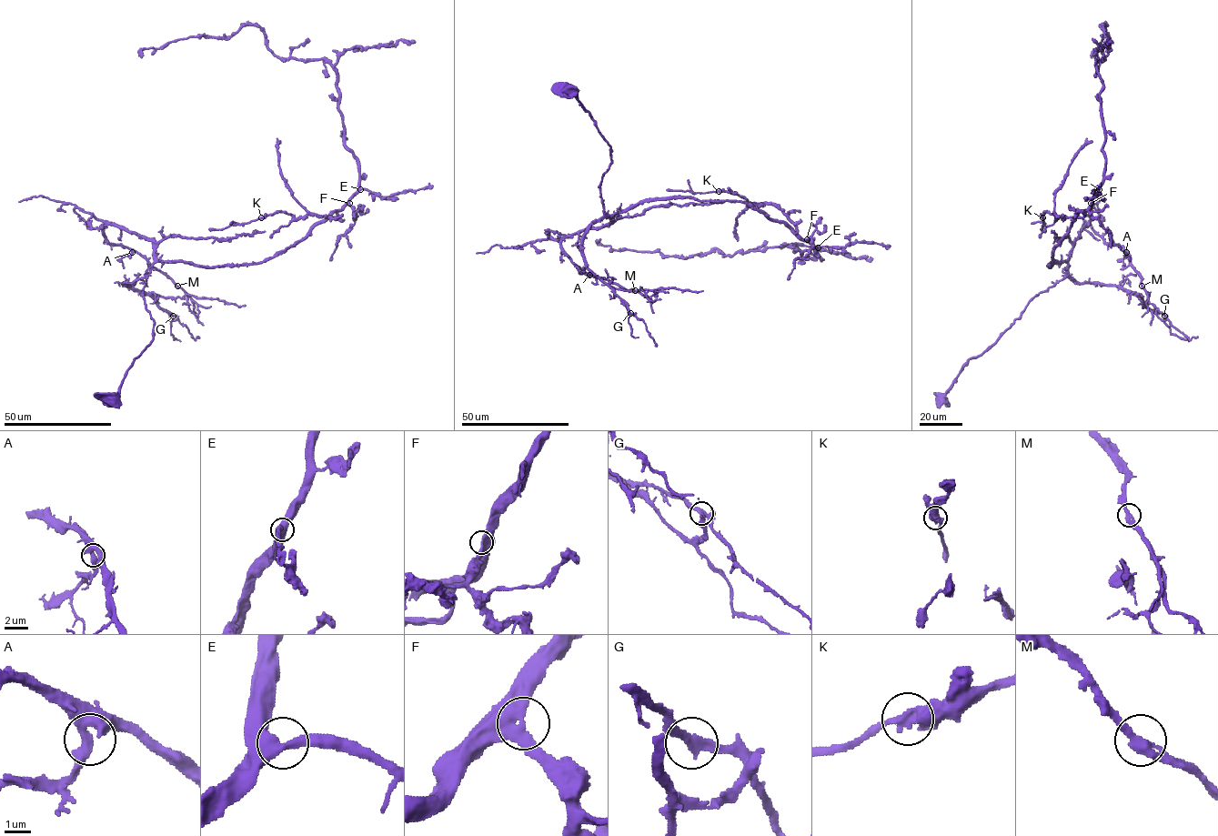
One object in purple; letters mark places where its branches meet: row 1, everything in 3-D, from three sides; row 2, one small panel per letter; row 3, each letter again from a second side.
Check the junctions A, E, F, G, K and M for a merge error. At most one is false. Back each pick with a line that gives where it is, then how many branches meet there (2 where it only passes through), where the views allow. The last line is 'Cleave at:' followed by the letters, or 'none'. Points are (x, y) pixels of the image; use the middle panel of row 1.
Cleave at: none

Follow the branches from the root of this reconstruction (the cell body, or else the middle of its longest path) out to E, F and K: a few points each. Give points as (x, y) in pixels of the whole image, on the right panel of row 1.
E: (939, 398), (964, 364), (986, 351), (1036, 295), (1066, 276), (1065, 262), (1049, 266), (1053, 250), (1099, 189)
F: (939, 398), (964, 364), (986, 351), (1036, 295), (1066, 276), (1065, 262), (1049, 266), (1053, 250), (1091, 203)
K: (939, 398), (1036, 295), (1066, 276), (1065, 262), (1049, 265), (1072, 220), (1085, 215), (1042, 217)

